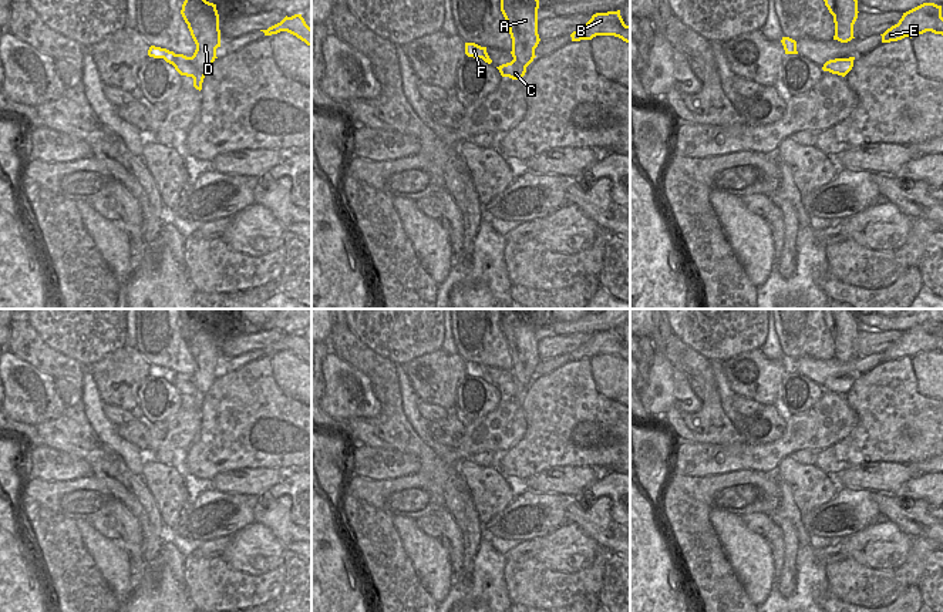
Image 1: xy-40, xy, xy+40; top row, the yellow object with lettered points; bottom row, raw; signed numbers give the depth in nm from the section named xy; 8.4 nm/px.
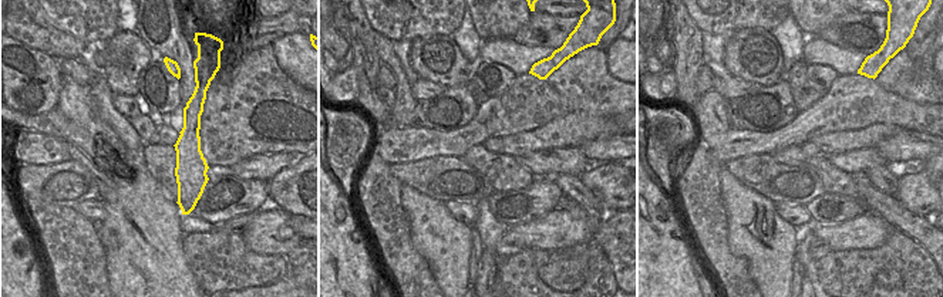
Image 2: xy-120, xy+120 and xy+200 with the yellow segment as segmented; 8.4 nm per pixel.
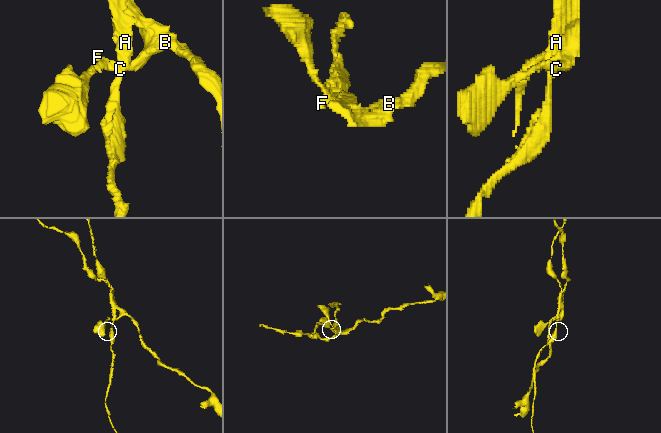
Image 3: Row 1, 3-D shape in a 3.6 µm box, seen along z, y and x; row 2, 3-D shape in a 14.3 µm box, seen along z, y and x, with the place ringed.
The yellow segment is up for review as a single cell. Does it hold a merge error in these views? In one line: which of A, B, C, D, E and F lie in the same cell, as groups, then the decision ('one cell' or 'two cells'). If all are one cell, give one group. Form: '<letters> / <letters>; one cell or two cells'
A D / B C E F; two cells

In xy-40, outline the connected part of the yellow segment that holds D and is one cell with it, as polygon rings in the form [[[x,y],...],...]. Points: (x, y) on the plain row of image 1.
[[[186,309],[186,317],[181,333],[188,343],[191,354],[196,363],[192,383],[196,386],[193,406],[202,408],[202,401],[220,366],[219,333],[216,323],[206,320],[196,309]]]

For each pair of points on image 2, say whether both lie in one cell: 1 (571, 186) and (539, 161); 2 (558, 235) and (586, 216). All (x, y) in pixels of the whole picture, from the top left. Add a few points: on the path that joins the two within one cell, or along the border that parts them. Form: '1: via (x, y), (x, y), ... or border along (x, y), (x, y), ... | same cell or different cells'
1: border along (579, 175), (552, 176) | different cells
2: border along (561, 205), (585, 223), (593, 240) | different cells

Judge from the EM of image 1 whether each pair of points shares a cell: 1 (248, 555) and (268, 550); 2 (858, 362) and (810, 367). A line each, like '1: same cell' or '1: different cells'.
1: same cell
2: same cell

